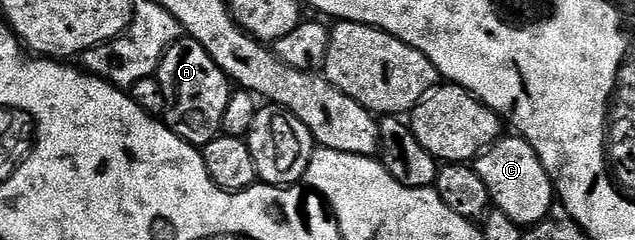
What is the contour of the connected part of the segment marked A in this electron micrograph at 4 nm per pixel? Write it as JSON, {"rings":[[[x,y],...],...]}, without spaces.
{"rings":[[[183,36],[164,55],[156,78],[163,89],[166,104],[164,120],[174,134],[192,146],[204,147],[222,133],[222,120],[224,110],[228,108],[232,82],[224,70],[216,67],[212,55],[208,55],[200,43]]]}

